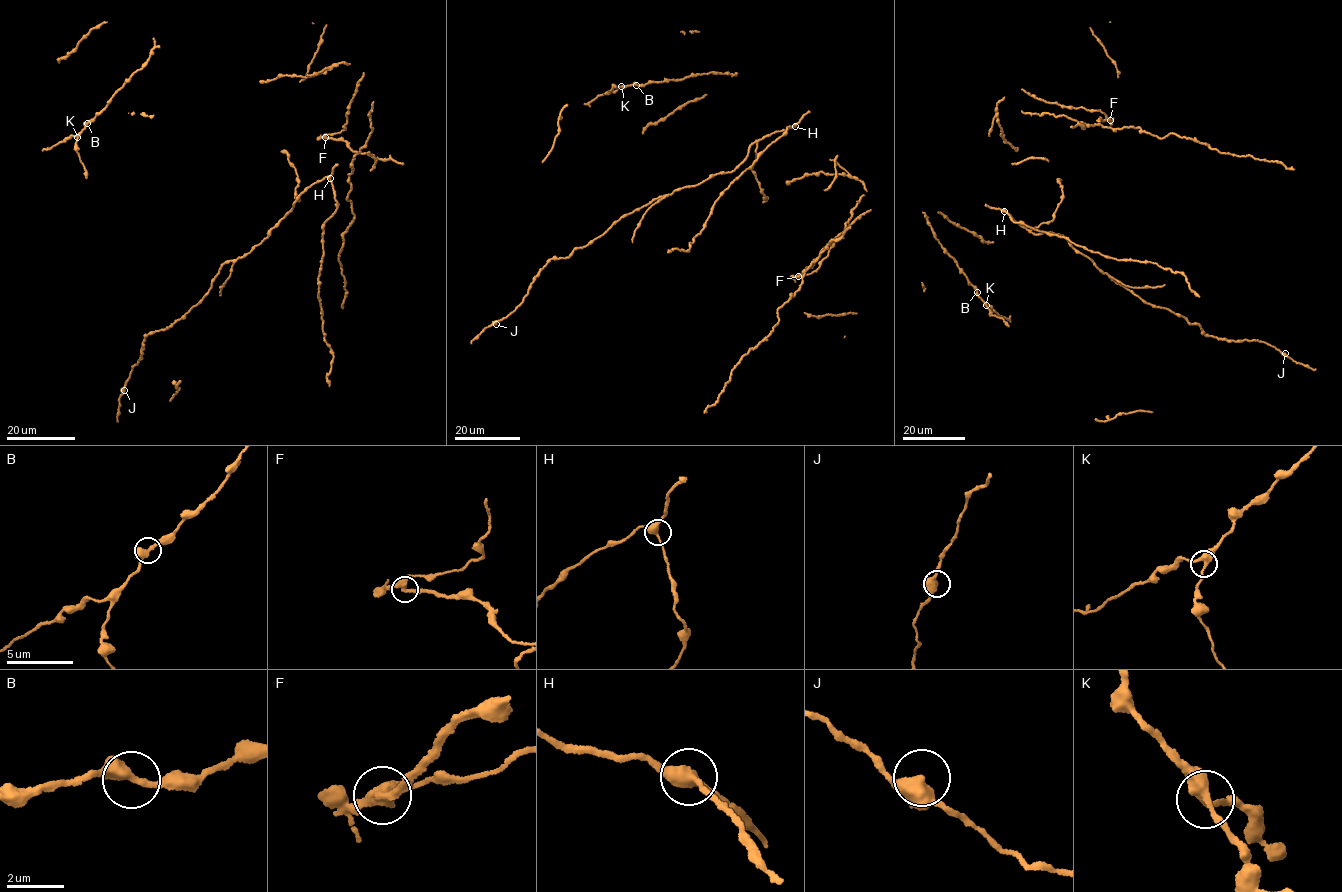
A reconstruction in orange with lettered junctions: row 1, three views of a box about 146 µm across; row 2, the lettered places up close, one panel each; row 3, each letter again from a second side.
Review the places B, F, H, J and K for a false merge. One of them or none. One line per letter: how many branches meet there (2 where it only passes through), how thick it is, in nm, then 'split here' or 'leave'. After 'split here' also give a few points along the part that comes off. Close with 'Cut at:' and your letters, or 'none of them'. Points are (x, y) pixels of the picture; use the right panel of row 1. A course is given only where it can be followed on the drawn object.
B: branches 3; calibre 320 nm; leave
F: branches 3; calibre 380 nm; split here; course (1110, 120), (1101, 118), (1098, 124), (1084, 128), (1079, 123), (1072, 127)
H: branches 3; calibre 380 nm; leave
J: branches 3; calibre 400 nm; leave
K: branches 3; calibre 360 nm; leave
Cut at: F

